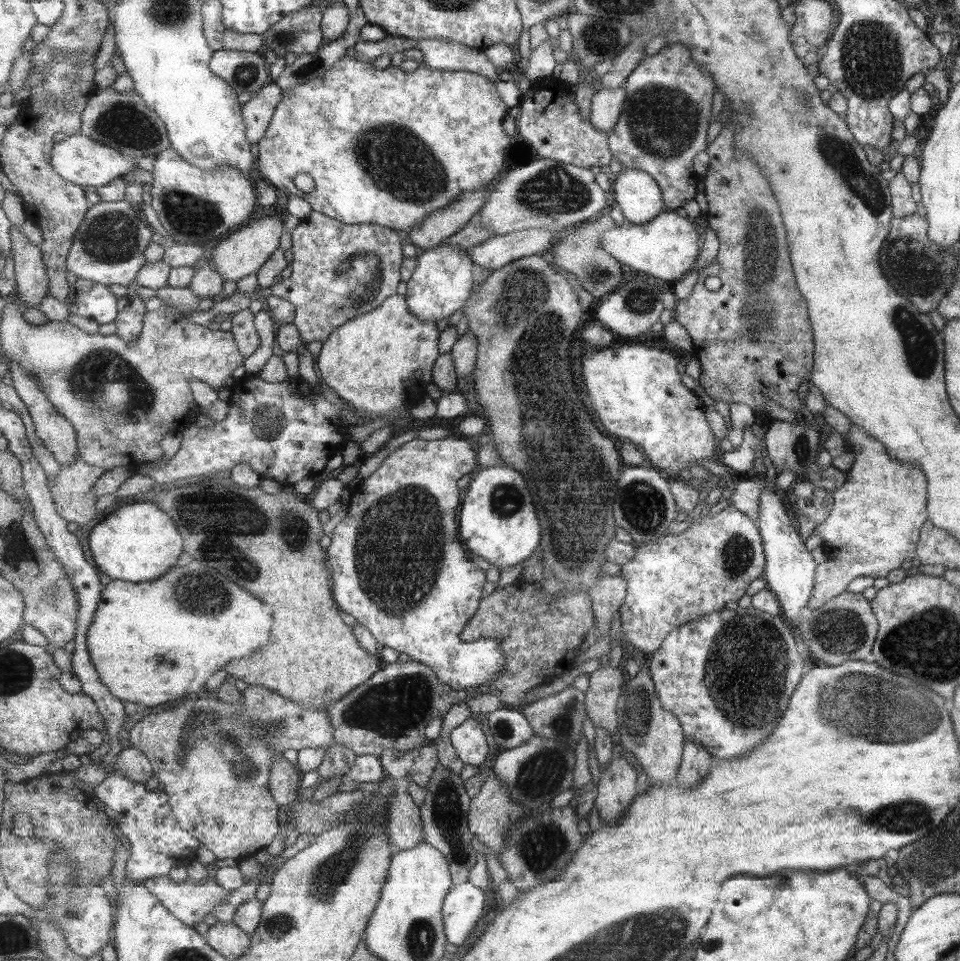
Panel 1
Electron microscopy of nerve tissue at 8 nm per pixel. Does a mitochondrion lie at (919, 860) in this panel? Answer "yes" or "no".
yes

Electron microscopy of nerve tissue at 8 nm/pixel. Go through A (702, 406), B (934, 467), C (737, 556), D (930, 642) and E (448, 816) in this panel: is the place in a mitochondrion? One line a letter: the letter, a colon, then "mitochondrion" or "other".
A: other
B: other
C: mitochondrion
D: mitochondrion
E: mitochondrion

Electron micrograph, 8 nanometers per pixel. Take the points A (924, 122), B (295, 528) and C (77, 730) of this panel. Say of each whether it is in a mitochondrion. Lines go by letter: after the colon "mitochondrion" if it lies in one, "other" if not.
A: other
B: mitochondrion
C: other

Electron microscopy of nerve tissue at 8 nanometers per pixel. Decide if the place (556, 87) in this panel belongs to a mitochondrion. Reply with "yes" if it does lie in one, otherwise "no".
no

